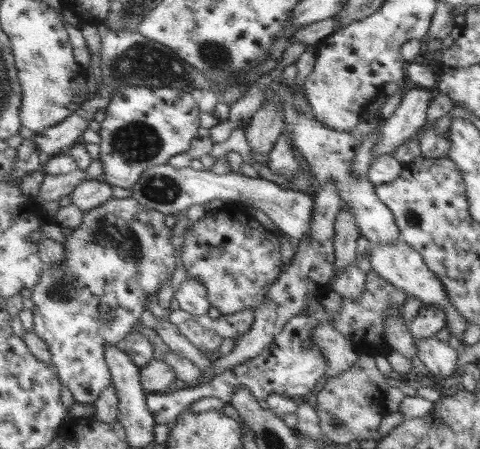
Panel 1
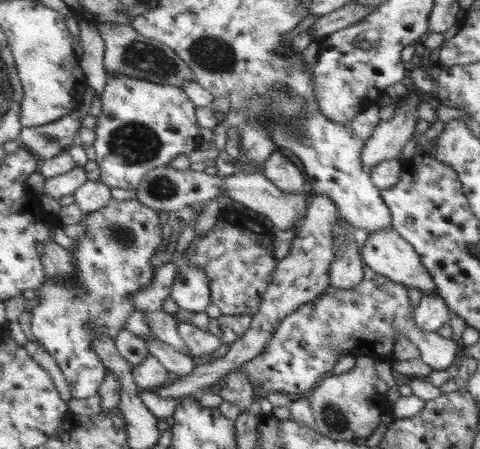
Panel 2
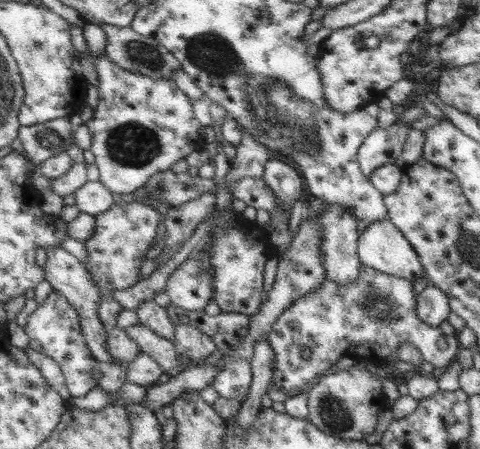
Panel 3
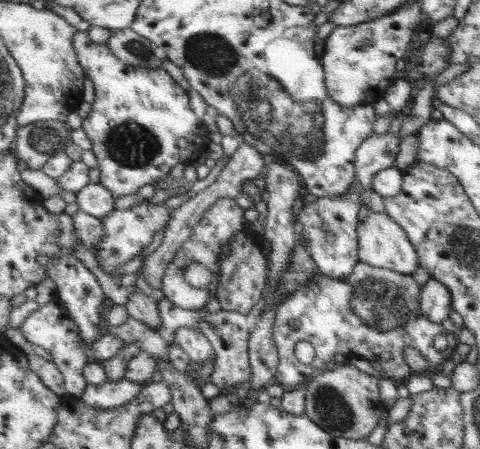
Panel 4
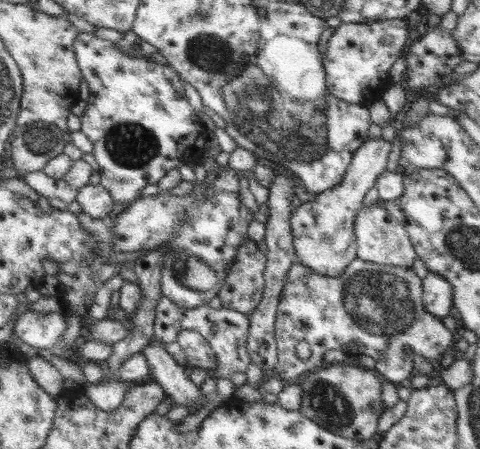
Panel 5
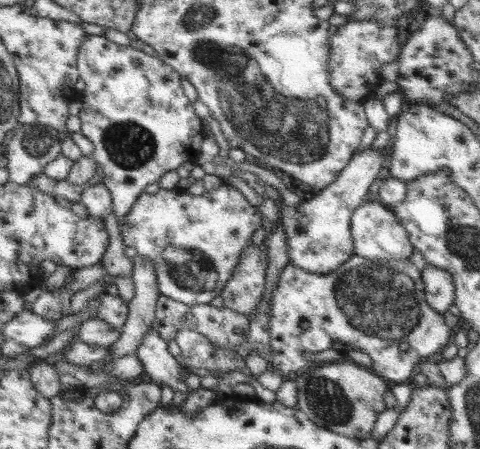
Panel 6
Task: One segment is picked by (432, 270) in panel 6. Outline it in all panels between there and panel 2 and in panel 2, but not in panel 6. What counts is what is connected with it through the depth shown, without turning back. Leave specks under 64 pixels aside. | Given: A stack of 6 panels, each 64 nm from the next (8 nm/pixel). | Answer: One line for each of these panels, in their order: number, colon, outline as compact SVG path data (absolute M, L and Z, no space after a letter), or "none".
2: M423 294L419 306L415 308L415 320L421 326L421 330L437 332L443 324L447 324L451 318L451 310L447 308L441 294Z
3: M429 282L429 286L419 294L419 316L429 324L429 326L435 326L439 328L443 320L447 320L451 312L451 306L449 306L449 298L447 294Z
4: M429 278L427 284L423 286L421 306L423 306L423 314L429 320L441 324L445 318L449 318L449 310L453 310L449 288L437 278Z
5: M429 272L425 278L425 306L429 312L433 312L437 318L449 316L449 310L453 306L453 286L437 272Z

